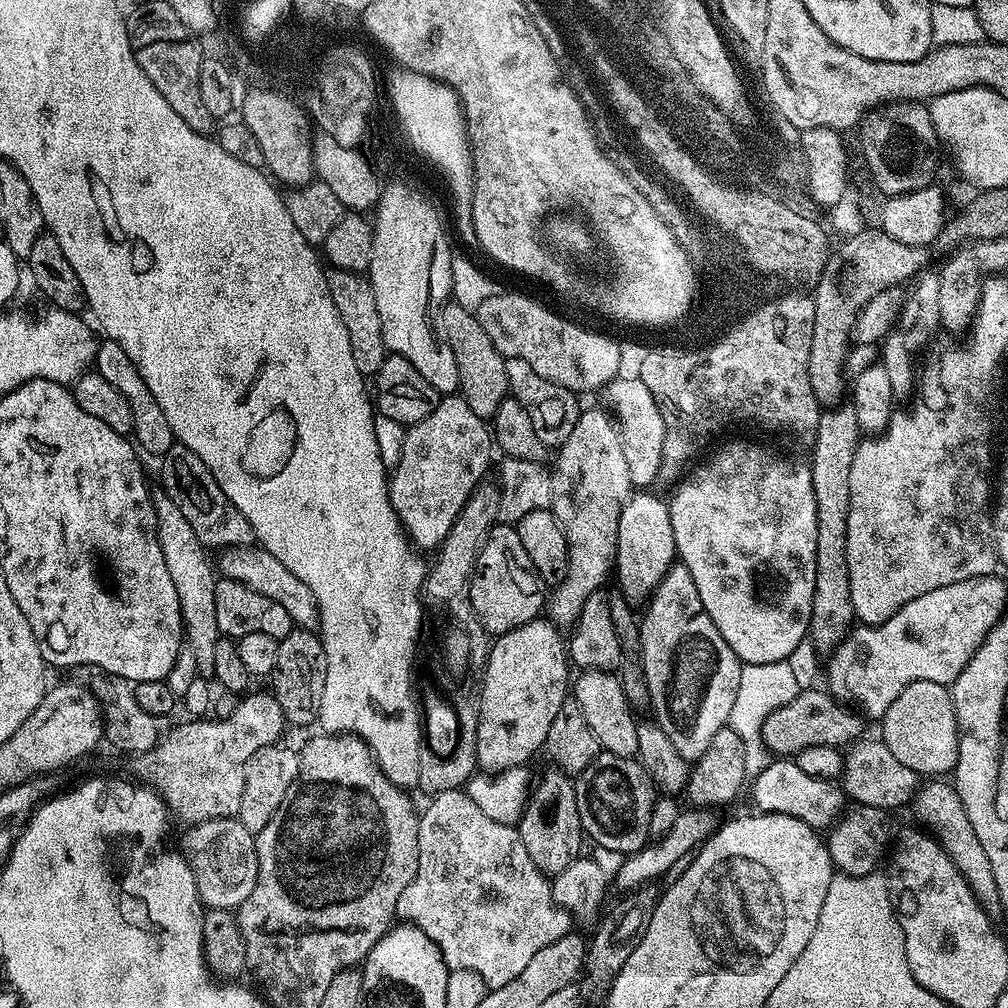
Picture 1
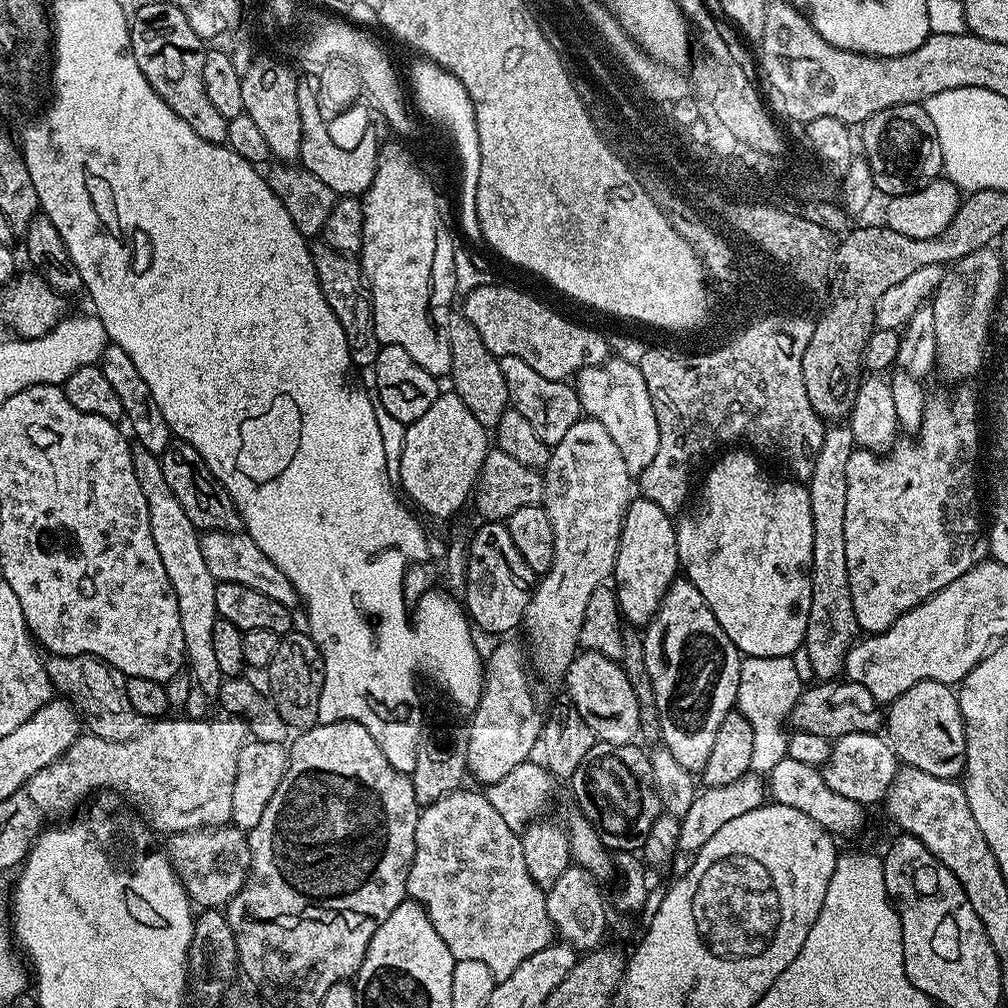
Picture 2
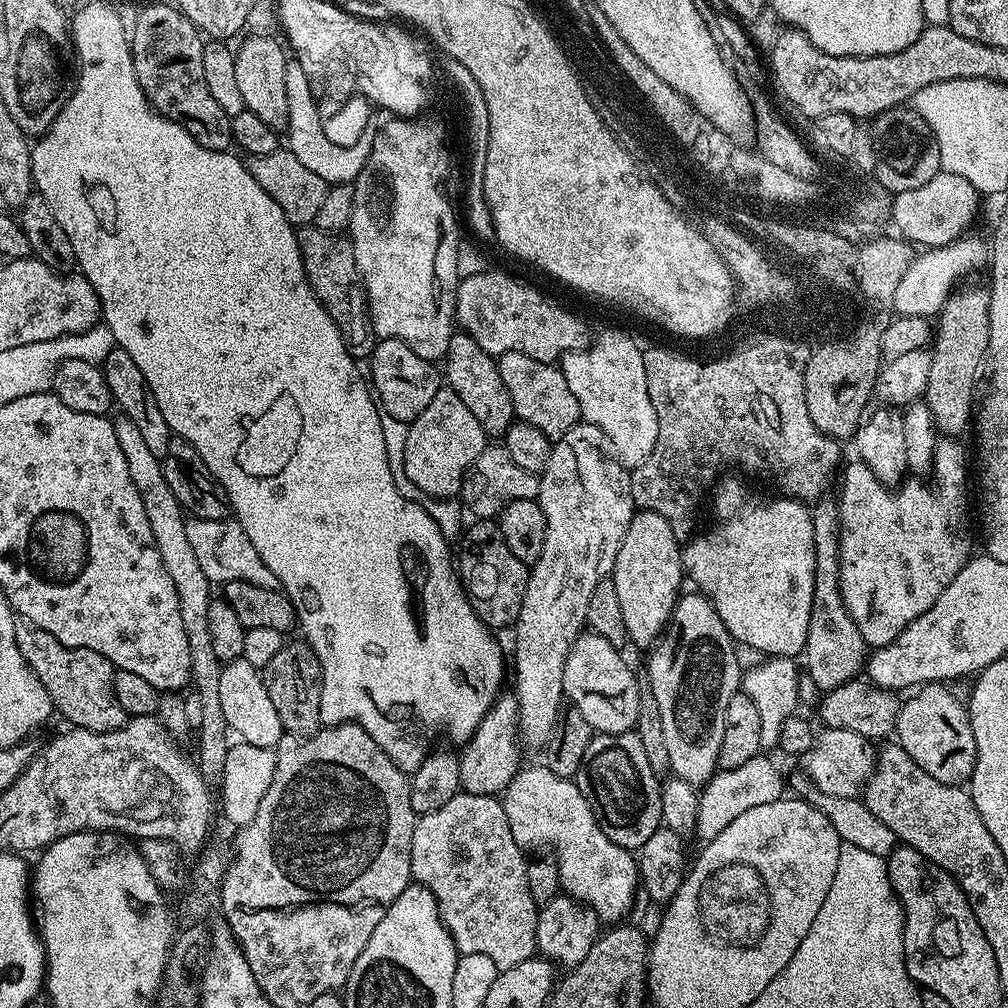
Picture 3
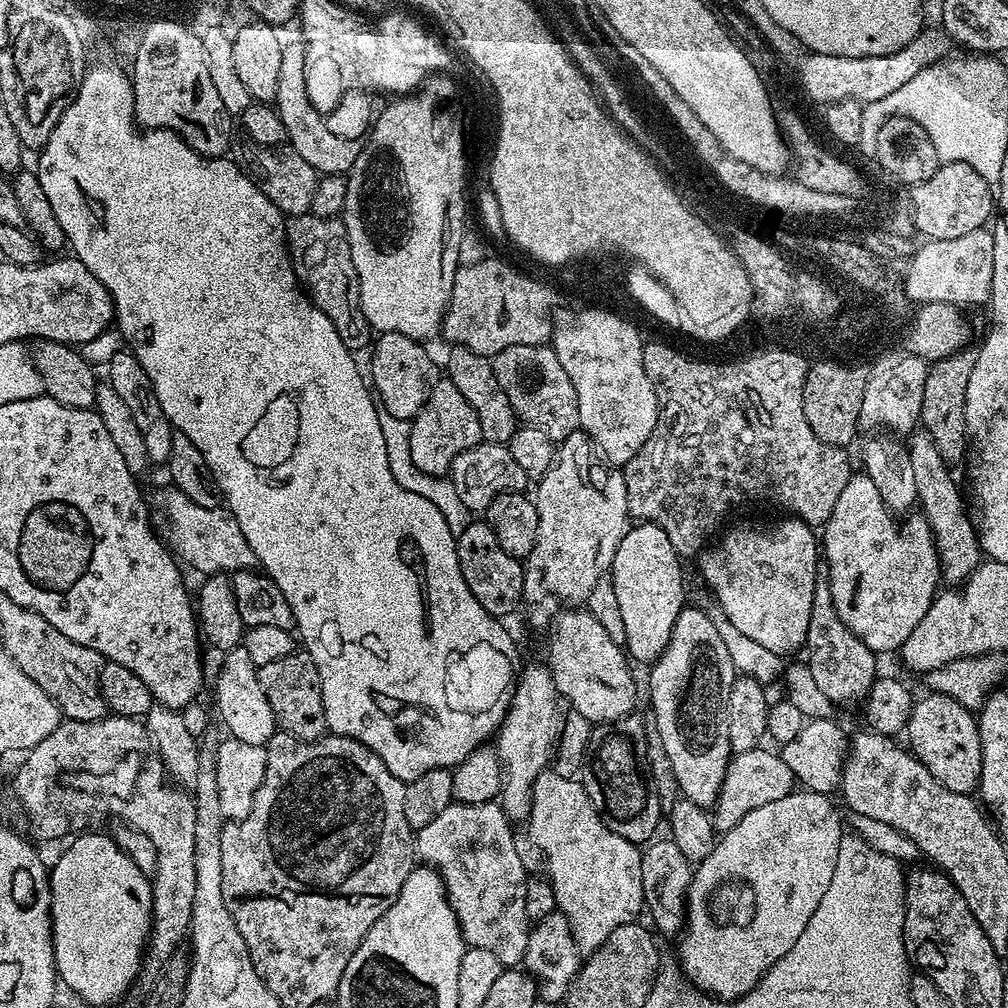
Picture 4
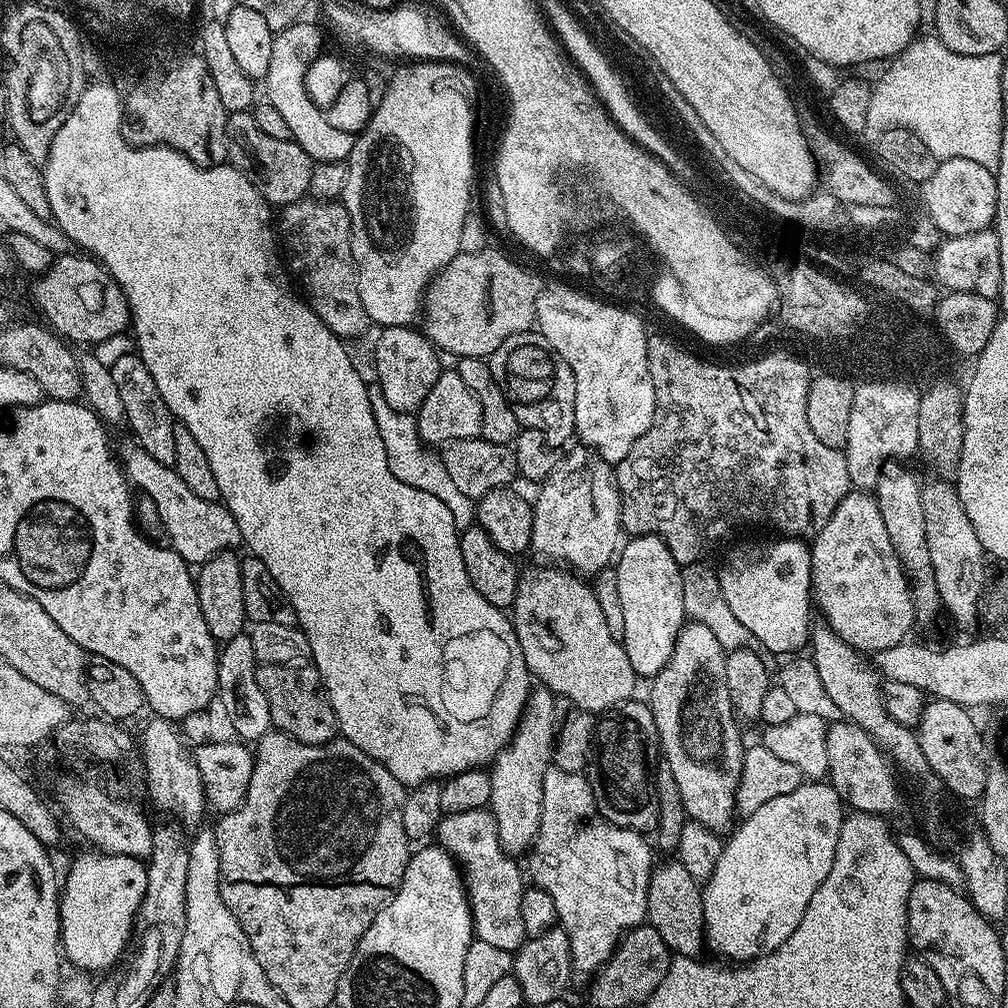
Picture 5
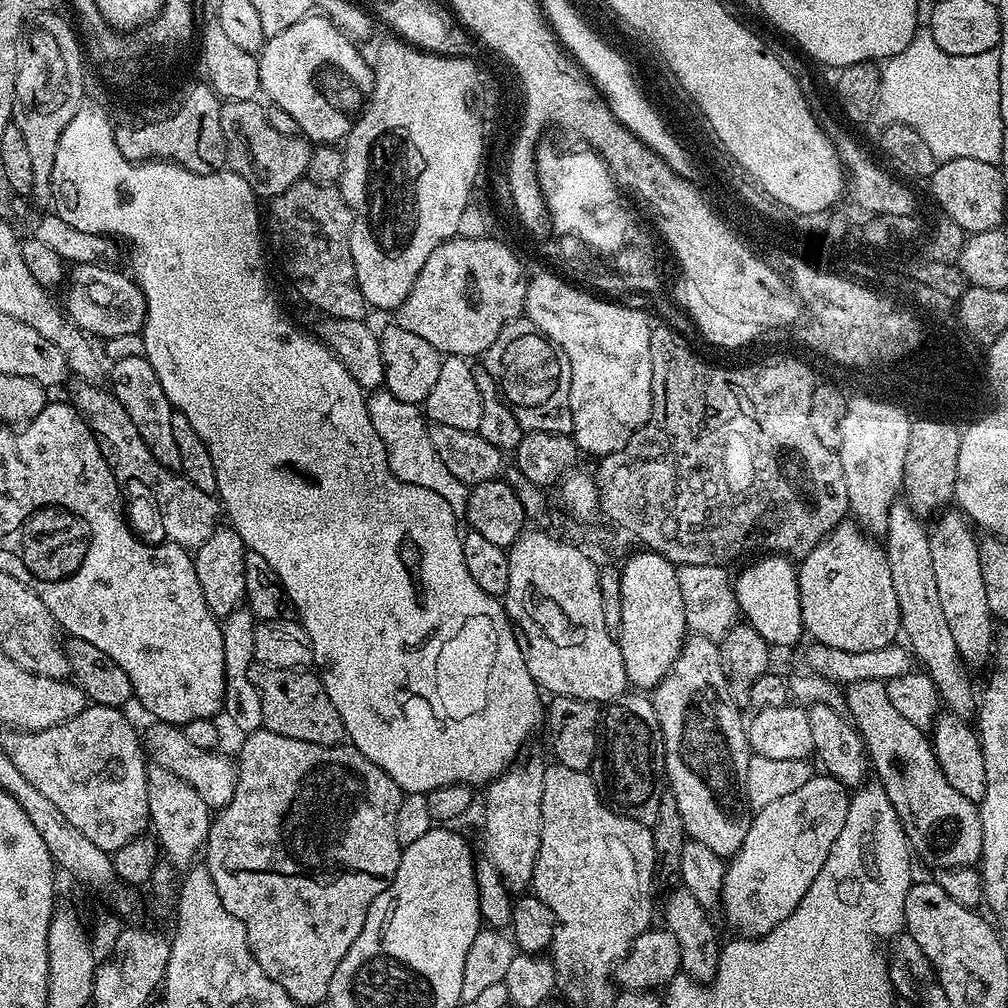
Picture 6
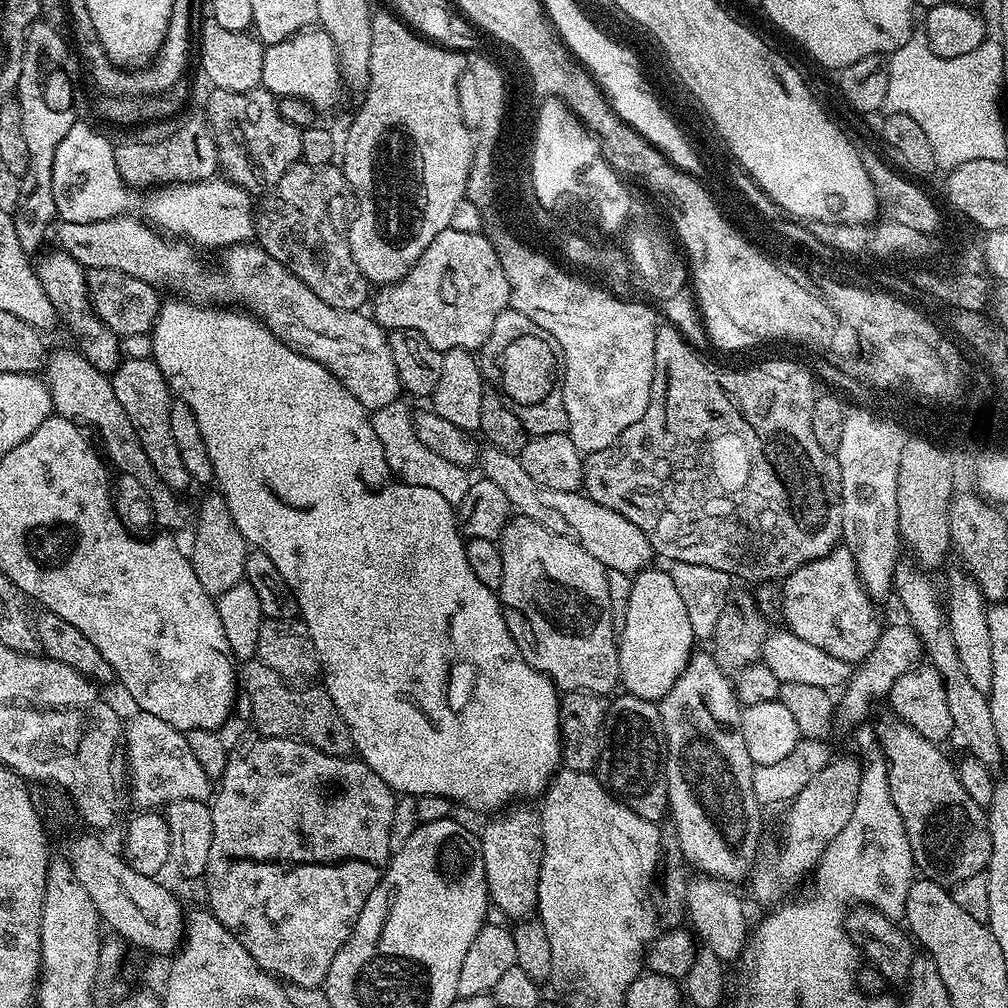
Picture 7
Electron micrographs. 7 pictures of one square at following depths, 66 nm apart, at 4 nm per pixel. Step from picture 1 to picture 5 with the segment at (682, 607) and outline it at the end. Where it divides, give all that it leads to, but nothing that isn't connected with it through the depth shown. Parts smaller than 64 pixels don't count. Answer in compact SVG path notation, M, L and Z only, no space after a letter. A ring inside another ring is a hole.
M685 623L678 634L678 642L674 642L674 654L670 654L670 662L662 666L658 675L651 677L650 684L650 707L654 714L654 722L660 731L662 760L674 773L674 782L678 782L678 794L682 794L682 802L689 820L697 820L711 832L727 833L733 827L732 816L737 815L736 790L742 774L746 744L740 741L740 732L736 729L738 721L732 710L730 694L726 690L724 647L706 626Z

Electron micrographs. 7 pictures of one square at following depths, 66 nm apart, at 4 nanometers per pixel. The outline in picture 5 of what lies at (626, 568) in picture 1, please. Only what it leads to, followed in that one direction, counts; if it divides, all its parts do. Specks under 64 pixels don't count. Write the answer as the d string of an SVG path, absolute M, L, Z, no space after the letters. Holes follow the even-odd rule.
M634 536L627 542L629 544L619 549L614 560L618 595L626 618L622 643L637 677L651 678L670 662L674 642L678 642L678 634L686 623L682 606L682 566L658 536Z

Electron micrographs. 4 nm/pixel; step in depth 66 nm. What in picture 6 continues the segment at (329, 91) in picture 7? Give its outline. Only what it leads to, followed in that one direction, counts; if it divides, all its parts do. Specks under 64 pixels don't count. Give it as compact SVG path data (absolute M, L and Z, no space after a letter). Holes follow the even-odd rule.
M311 12L282 33L269 37L260 49L259 84L263 97L271 105L288 112L298 122L300 134L311 143L335 145L346 140L350 127L347 115L326 98L316 84L316 74L324 66L334 66L350 77L349 83L368 97L374 92L374 66L358 50L359 45L349 39L331 19L320 12Z

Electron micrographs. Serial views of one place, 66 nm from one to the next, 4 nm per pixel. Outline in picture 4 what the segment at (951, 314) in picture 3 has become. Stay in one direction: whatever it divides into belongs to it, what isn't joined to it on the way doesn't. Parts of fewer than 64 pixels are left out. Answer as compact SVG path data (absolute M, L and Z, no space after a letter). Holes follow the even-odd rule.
M972 350L955 352L953 356L935 361L926 374L919 423L923 431L934 438L938 454L942 454L942 458L949 462L963 461L970 447L966 430L966 386L970 382L970 370L976 358L977 353Z

